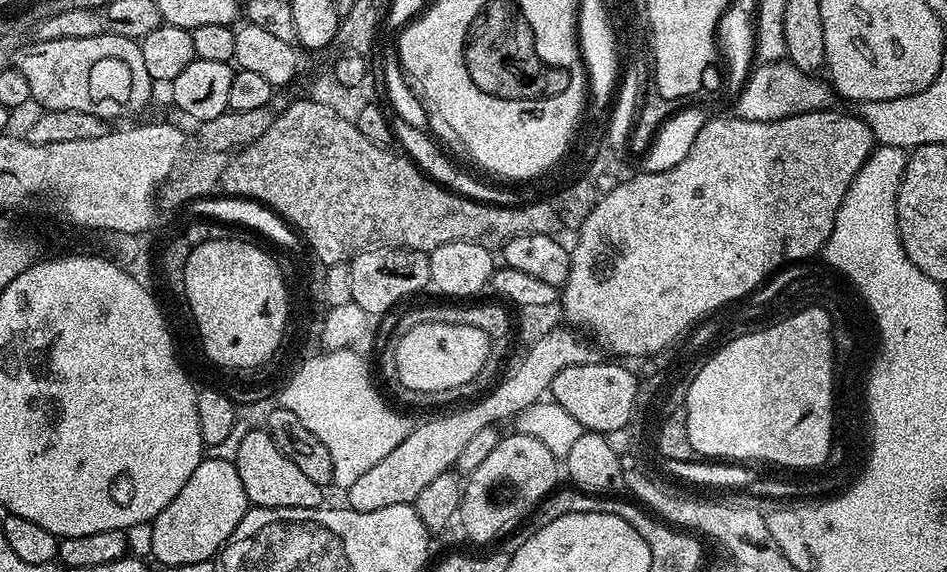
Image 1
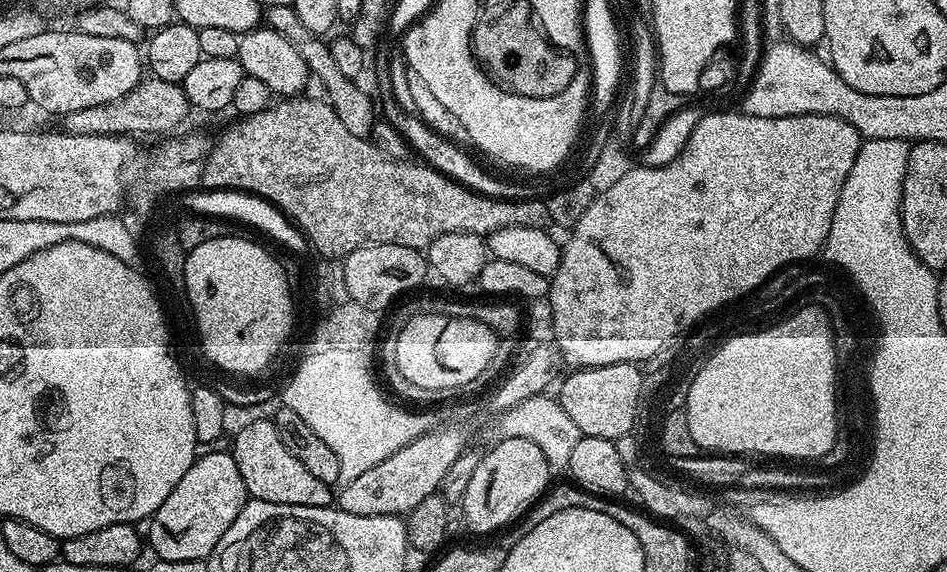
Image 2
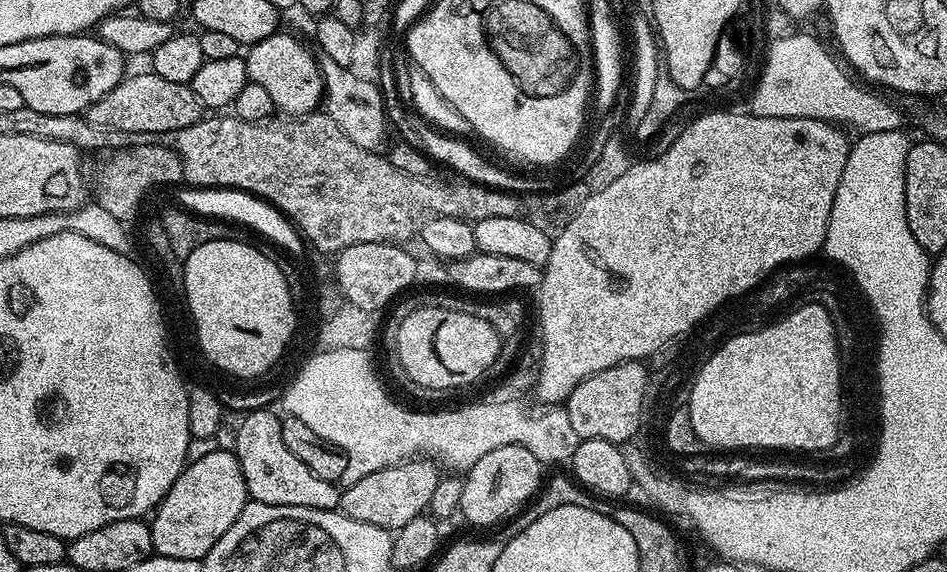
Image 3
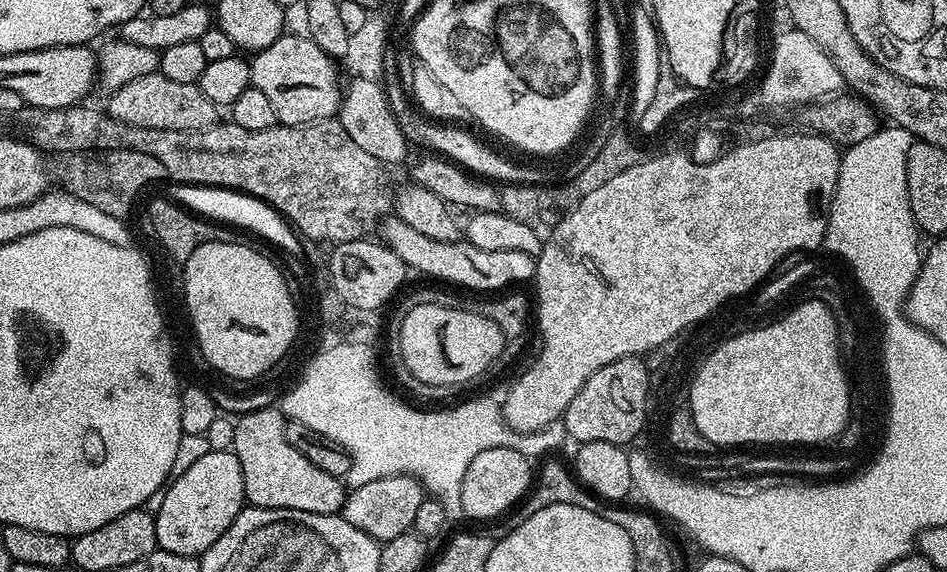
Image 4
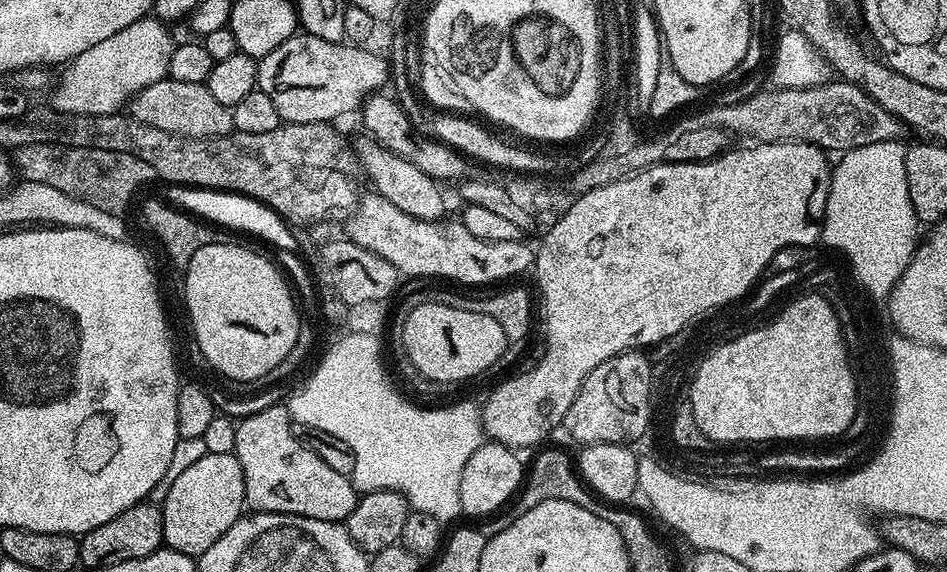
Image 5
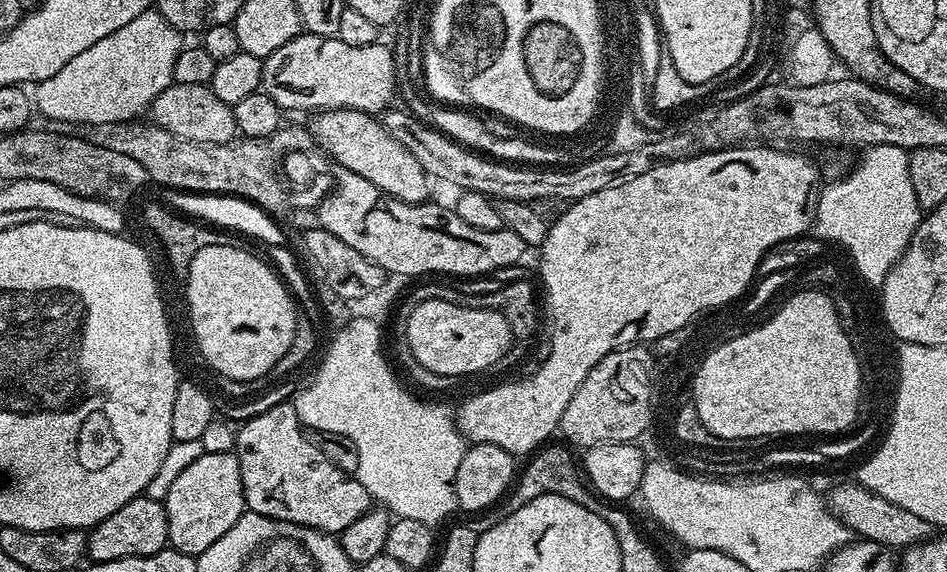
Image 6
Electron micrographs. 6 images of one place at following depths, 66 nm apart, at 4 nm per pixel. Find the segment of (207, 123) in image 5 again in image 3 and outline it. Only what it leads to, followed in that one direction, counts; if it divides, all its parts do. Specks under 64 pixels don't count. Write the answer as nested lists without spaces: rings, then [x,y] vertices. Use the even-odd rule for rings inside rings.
[[[145,70],[137,76],[125,75],[110,94],[98,98],[96,104],[88,107],[86,115],[90,122],[110,130],[171,134],[201,119],[202,105],[189,85],[166,82],[166,78],[158,78],[156,72]]]

